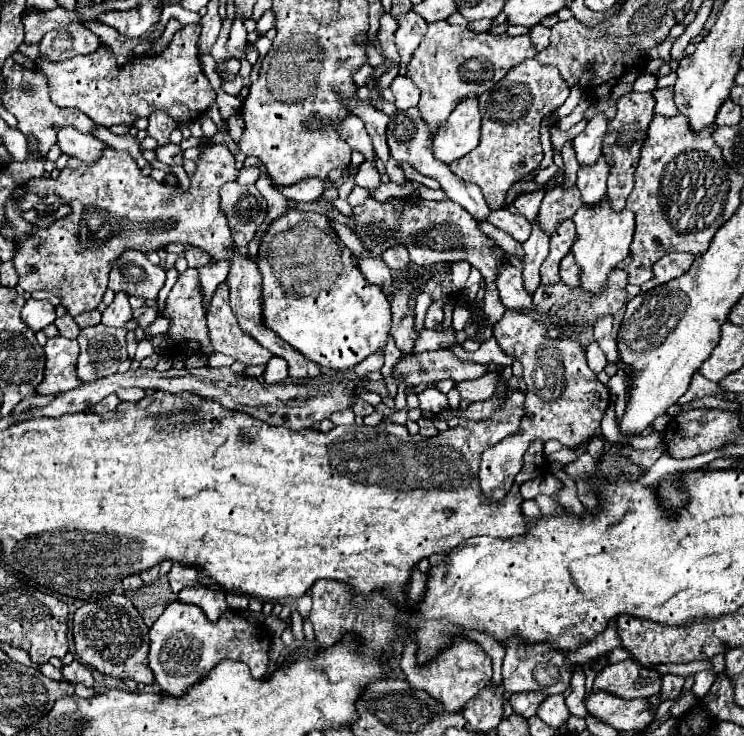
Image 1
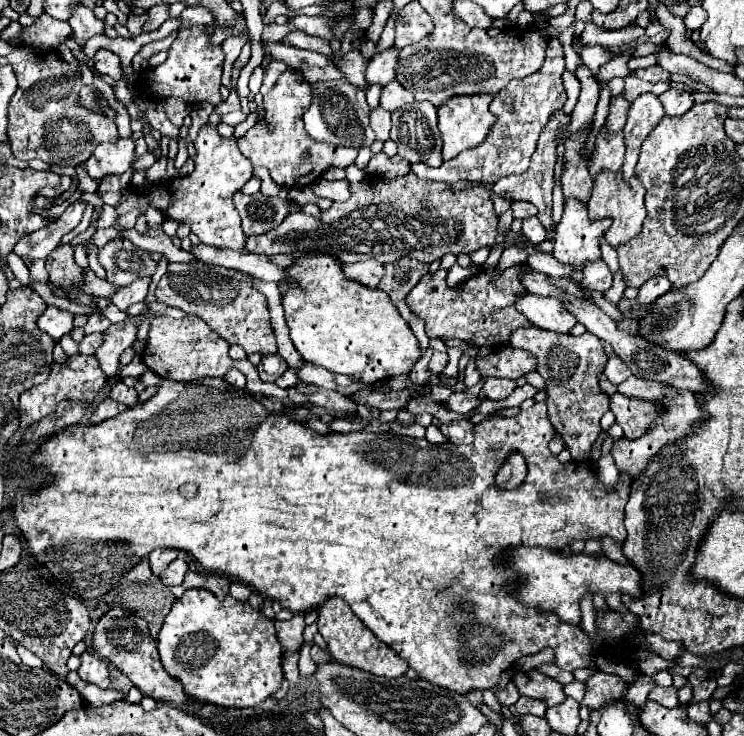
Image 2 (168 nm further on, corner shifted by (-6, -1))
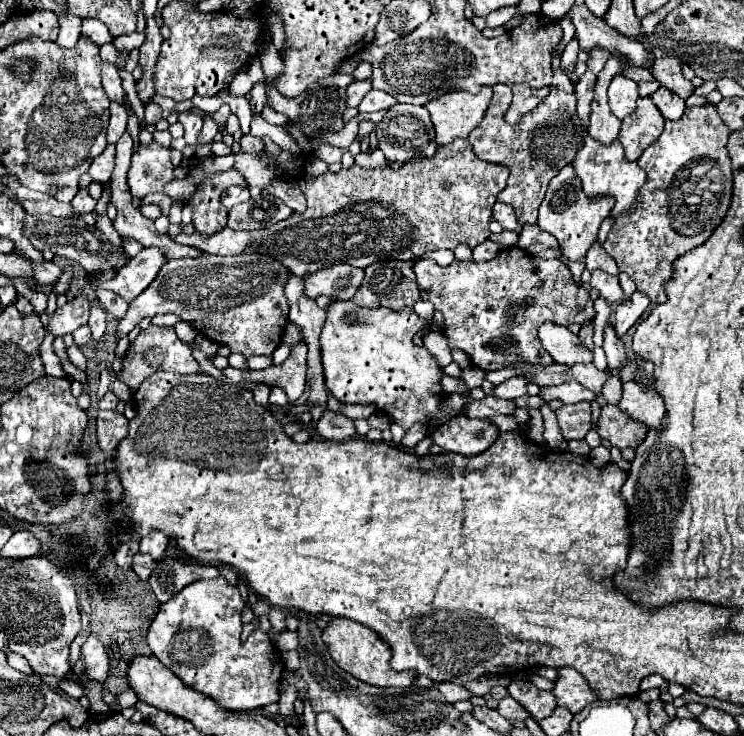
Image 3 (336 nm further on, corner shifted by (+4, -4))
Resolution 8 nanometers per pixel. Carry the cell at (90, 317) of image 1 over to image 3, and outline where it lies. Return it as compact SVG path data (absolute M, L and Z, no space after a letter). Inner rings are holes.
M81 326L81 328L77 328L77 330L73 332L73 340L75 340L75 344L77 344L79 348L83 348L83 346L89 346L89 344L93 342L89 326Z

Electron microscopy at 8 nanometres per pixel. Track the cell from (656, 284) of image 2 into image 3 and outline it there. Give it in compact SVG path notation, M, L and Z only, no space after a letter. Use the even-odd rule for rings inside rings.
M633 292L631 298L623 300L617 308L615 308L615 322L613 328L617 332L617 336L621 338L639 318L641 314L649 308L649 298L641 292Z

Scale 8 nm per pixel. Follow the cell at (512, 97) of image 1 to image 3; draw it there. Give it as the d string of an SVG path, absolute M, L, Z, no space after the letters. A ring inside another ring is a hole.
M513 86L513 102L505 114L505 120L509 124L517 124L525 114L529 114L549 94L547 90L549 88L529 90L529 86Z

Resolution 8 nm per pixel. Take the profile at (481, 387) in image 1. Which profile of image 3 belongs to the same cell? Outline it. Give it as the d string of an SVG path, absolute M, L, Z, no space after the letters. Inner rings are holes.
M509 378L503 384L495 386L493 396L499 398L519 398L527 394L527 380L525 378Z

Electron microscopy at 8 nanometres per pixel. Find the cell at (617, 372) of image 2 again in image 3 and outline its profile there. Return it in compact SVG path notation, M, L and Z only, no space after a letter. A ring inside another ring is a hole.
M613 376L609 378L609 382L605 384L605 390L603 390L603 396L609 404L617 404L621 400L621 392L623 392L623 382L619 376Z

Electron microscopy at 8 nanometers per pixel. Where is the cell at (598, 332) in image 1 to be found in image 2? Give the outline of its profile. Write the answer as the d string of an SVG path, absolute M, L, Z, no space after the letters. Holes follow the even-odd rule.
M621 271L619 273L615 273L615 277L613 277L613 285L603 293L607 299L609 299L609 303L613 303L613 305L619 305L619 301L621 301L621 297L623 297L623 291L625 291L625 283L623 283L623 277L621 277Z

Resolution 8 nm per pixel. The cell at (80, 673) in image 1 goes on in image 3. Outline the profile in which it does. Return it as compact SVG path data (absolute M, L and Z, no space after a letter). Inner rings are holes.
M91 634L91 636L87 638L87 642L85 642L83 648L81 648L81 656L83 656L85 662L87 662L85 674L87 674L91 680L105 682L107 672L109 672L109 656L107 656L105 644L99 640L97 634Z

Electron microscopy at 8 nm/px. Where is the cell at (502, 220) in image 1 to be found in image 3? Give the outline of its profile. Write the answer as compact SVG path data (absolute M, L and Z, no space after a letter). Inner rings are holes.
M525 224L521 234L519 234L519 246L529 252L541 252L541 250L549 250L549 248L559 248L557 238L553 238L549 232L541 230L537 224Z

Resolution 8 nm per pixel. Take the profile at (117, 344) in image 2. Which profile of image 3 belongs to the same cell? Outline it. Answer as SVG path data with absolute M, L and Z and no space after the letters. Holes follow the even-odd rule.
M239 254L239 256L211 256L169 260L153 286L129 302L127 316L119 322L117 336L129 334L145 316L173 312L189 322L199 334L231 348L231 352L253 356L271 354L285 330L289 304L285 298L285 284L291 272L269 254Z

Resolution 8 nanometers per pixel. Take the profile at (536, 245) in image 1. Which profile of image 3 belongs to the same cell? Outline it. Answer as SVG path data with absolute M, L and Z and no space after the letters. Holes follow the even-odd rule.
M555 70L547 98L541 102L541 106L537 106L537 110L525 114L517 126L509 126L505 122L505 112L511 106L511 98L511 86L493 86L493 98L485 110L485 116L481 124L467 136L467 140L479 159L509 164L511 174L507 188L499 194L499 202L511 204L521 224L533 224L537 220L537 208L545 198L549 180L575 160L585 138L585 128L577 116L575 84L563 70Z

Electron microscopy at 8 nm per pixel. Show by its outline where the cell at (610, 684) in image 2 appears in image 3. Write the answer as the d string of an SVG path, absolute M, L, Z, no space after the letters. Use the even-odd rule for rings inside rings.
M573 668L557 670L557 680L553 682L551 692L557 698L557 706L567 708L571 714L581 712L587 704L597 700L597 696L593 696L593 692L589 690L589 684Z

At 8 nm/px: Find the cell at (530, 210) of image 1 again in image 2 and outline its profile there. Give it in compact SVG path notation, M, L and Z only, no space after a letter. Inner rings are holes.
M515 201L515 203L511 203L511 209L513 209L513 217L517 217L517 219L537 215L537 207L533 203L527 203L527 201Z

